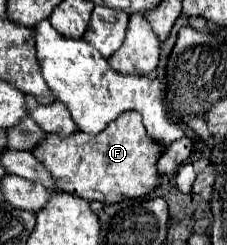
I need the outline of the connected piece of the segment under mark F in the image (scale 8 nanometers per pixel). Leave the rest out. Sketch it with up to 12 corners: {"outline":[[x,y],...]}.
{"outline":[[137,111],[99,135],[47,133],[57,191],[107,203],[159,183],[163,147]]}

